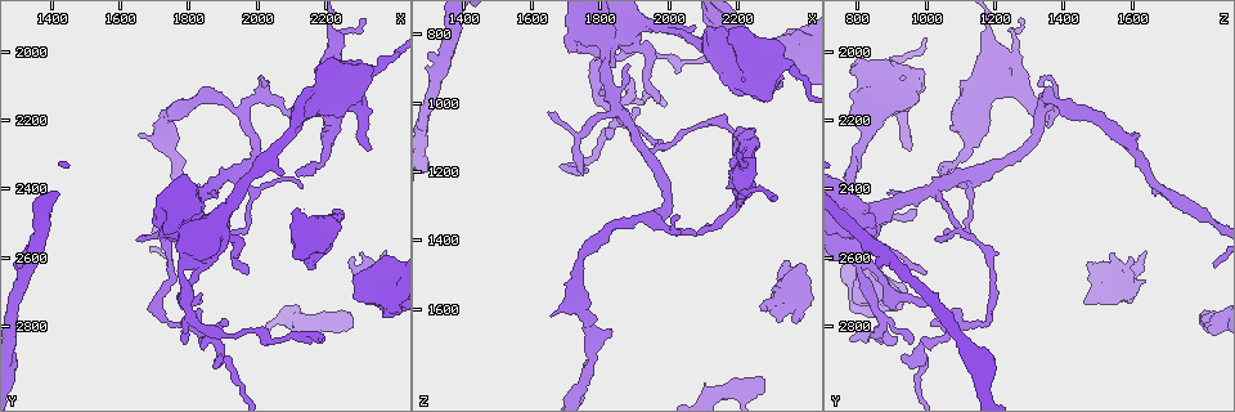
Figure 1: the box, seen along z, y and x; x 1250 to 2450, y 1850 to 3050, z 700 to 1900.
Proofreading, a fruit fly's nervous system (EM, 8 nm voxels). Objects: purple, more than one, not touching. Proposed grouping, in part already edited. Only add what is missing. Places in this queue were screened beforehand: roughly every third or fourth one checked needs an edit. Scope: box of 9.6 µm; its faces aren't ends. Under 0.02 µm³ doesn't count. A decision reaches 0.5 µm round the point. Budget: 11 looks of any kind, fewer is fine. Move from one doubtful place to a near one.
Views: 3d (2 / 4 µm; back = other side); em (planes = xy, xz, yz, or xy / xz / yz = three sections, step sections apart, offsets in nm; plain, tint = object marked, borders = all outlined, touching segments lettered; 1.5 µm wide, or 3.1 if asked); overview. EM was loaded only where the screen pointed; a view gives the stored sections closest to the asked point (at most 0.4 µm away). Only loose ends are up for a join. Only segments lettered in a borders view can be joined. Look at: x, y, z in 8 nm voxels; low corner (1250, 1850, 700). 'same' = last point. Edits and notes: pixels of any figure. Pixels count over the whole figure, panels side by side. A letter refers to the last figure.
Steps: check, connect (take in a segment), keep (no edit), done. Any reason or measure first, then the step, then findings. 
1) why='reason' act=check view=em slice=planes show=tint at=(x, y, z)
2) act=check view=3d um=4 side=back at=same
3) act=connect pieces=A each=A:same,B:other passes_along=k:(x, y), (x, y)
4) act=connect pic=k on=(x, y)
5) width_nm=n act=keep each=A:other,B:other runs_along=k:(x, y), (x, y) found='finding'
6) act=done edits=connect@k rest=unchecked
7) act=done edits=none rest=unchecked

why='branch stops here' act=check view=3d um=4 at=(2220, 2470, 970)

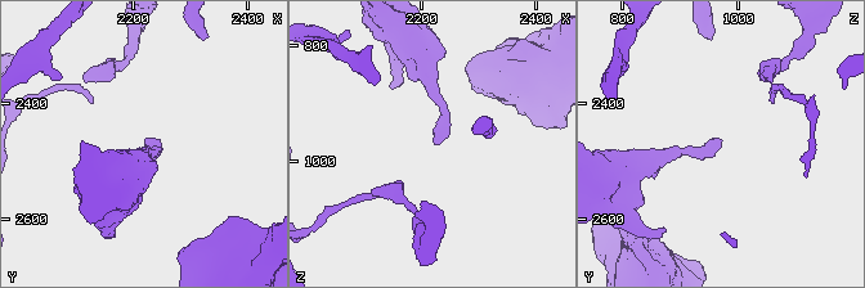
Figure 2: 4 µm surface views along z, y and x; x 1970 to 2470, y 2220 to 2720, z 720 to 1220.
why='need the tissue' act=check view=em slice=planes show=borders at=(2230, 2470, 970)

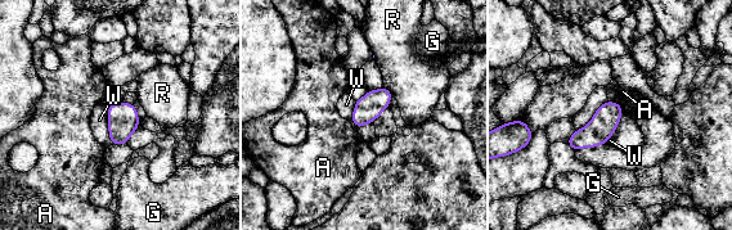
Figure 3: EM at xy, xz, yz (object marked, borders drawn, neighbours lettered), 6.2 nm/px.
act=keep each=A:other,G:other,R:other,W:other border=3:(350, 120), (356, 127) found='no lettered segment goes on from it'

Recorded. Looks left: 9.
why='free end' act=check view=em slice=xy step=8 show=borders at=(2340, 2740, 1450)

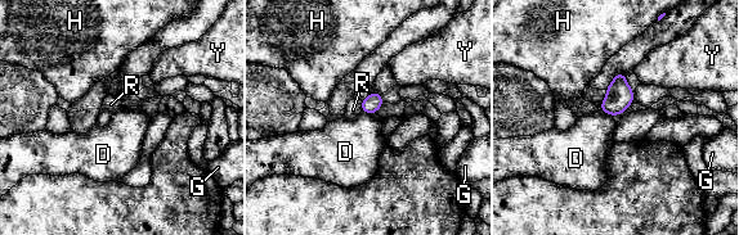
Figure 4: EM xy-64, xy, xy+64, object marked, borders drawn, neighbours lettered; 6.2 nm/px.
longest_contact=D:90nm act=connect pieces=R each=D:other,G:other,H:other,R:same,Y:other found='it goes on there'

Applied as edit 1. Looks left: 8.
why='redraw' act=check view=overview

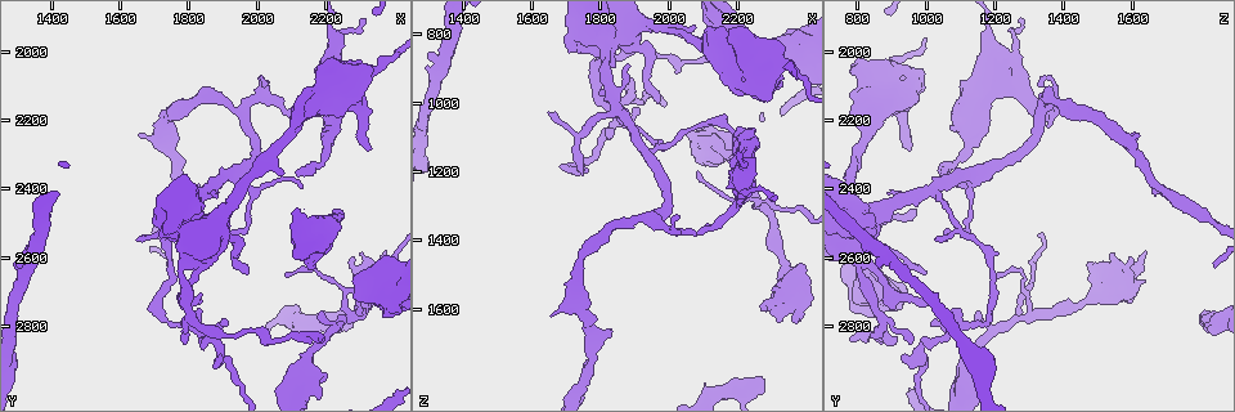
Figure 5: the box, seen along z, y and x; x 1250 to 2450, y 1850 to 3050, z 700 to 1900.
why='long arm stops here' act=check view=3d um=4 at=(2190, 2840, 790)

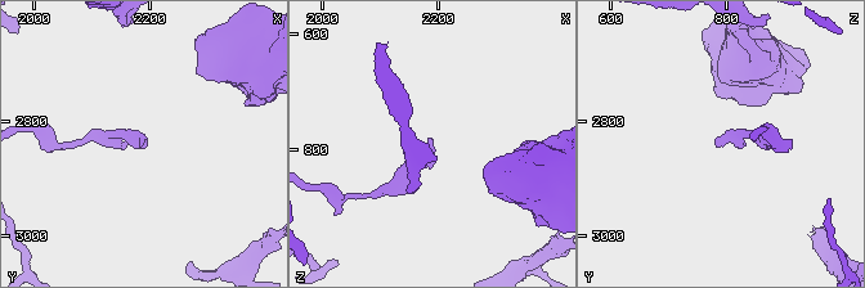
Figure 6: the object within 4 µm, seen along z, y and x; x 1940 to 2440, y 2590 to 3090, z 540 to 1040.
why='need the tissue' act=check view=em slice=planes show=plain at=(2185, 2845, 780)

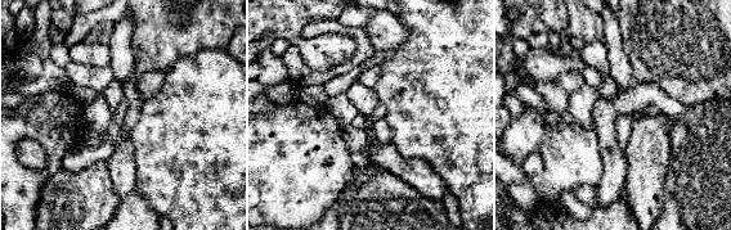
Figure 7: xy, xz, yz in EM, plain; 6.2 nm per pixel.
why='what lies round it' act=check view=em slice=planes show=borders at=same

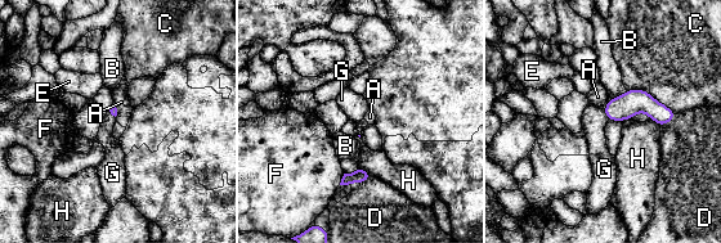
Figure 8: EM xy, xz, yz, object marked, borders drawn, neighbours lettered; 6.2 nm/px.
act=connect pieces=G each=A:other,B:other,C:other,D:other,E:other,F:other,G:same,H:other passes_along=8:(625, 107), (605, 115), (594, 120) found='the neuron continues'

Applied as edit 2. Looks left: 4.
act=done edits=connect@4,connect@8 rest=unchecked

